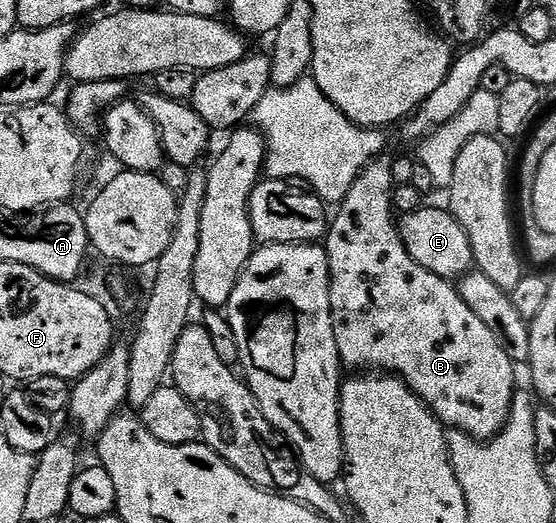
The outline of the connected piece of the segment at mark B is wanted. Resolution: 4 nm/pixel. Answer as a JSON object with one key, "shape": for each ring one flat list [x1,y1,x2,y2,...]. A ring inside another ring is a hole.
{"shape":[[380,155,371,164,367,165,363,169,363,173,353,183,353,187,349,187,345,199,338,202,336,209,339,210,336,213,334,210,329,221,325,248,329,271,331,272,329,303,331,304,331,318,333,319,333,331,337,339,339,360,346,368,348,365,349,368,355,369,351,371,382,371,384,374,398,377,431,408,436,419,443,422,444,426,465,431,470,437,493,438,498,433,503,432,511,414,511,404,517,392,517,386,515,386,516,362,511,361,509,355,505,355,505,346,497,339,497,335,493,335,493,331,489,331,489,327,485,327,485,323,481,323,481,319,477,319,477,315,473,315,473,311,469,311,469,307,465,307,458,288,445,278,433,275,433,271,425,271,425,267,421,267,421,263,417,263,413,259,413,255,409,255,409,251,399,234,397,214,391,203,391,194,396,186,391,162,392,158,390,156]]}

